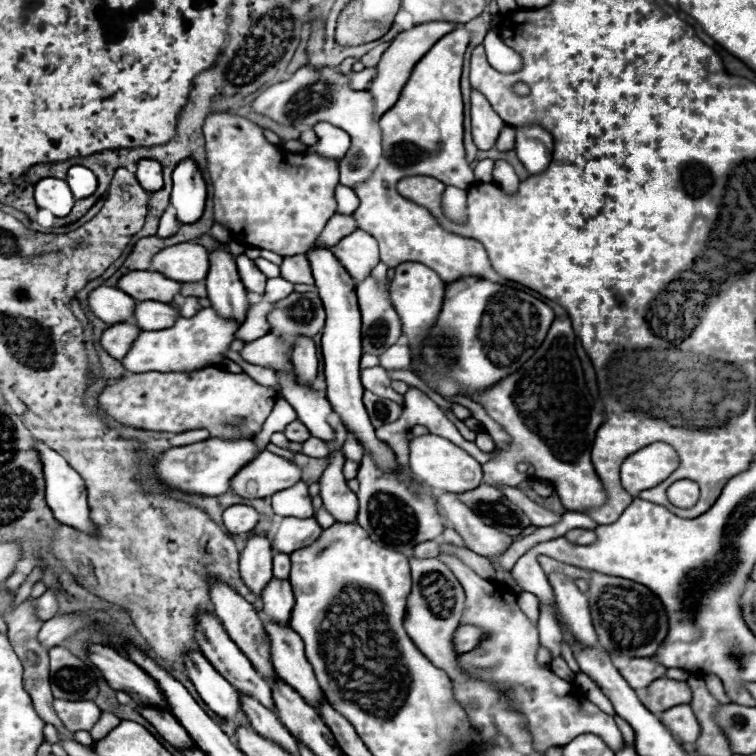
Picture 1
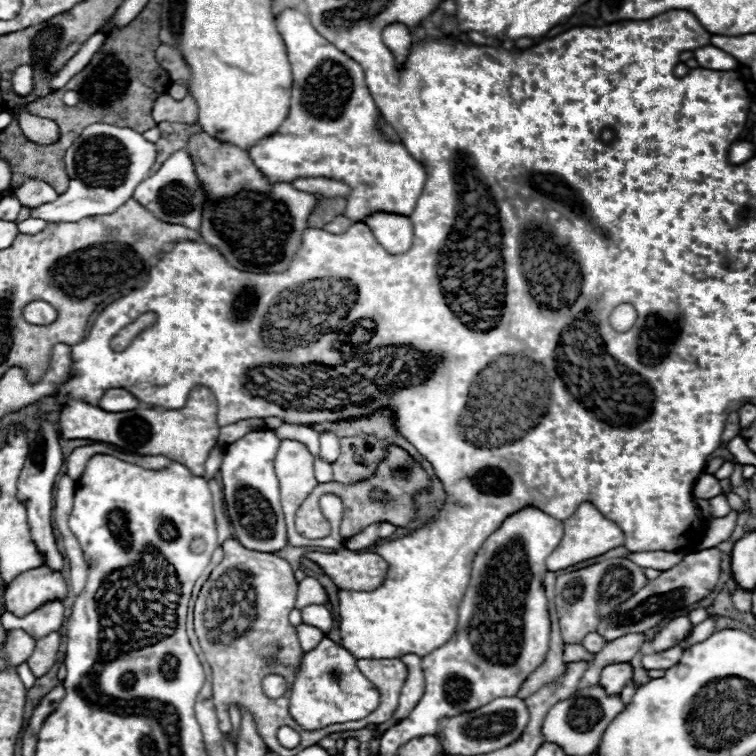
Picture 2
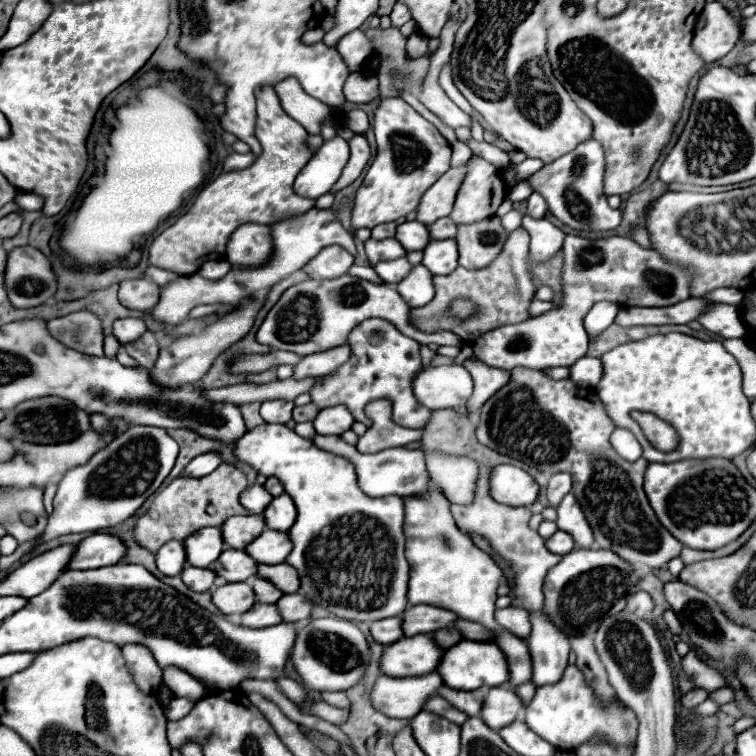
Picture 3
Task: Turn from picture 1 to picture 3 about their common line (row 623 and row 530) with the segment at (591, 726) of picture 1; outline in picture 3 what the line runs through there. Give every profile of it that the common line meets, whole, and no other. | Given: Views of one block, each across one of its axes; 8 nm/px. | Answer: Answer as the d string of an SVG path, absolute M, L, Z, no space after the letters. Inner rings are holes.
M482 470L482 474L480 474L474 504L470 504L470 506L452 504L454 520L462 532L472 532L472 534L488 540L492 552L508 562L508 566L514 572L514 588L510 588L510 594L508 594L512 600L510 604L516 608L524 608L526 612L542 610L542 604L544 604L542 584L544 584L548 568L558 564L560 556L548 552L542 536L528 528L528 520L532 516L528 508L502 506L490 498L490 494L488 494L488 472L490 470Z

